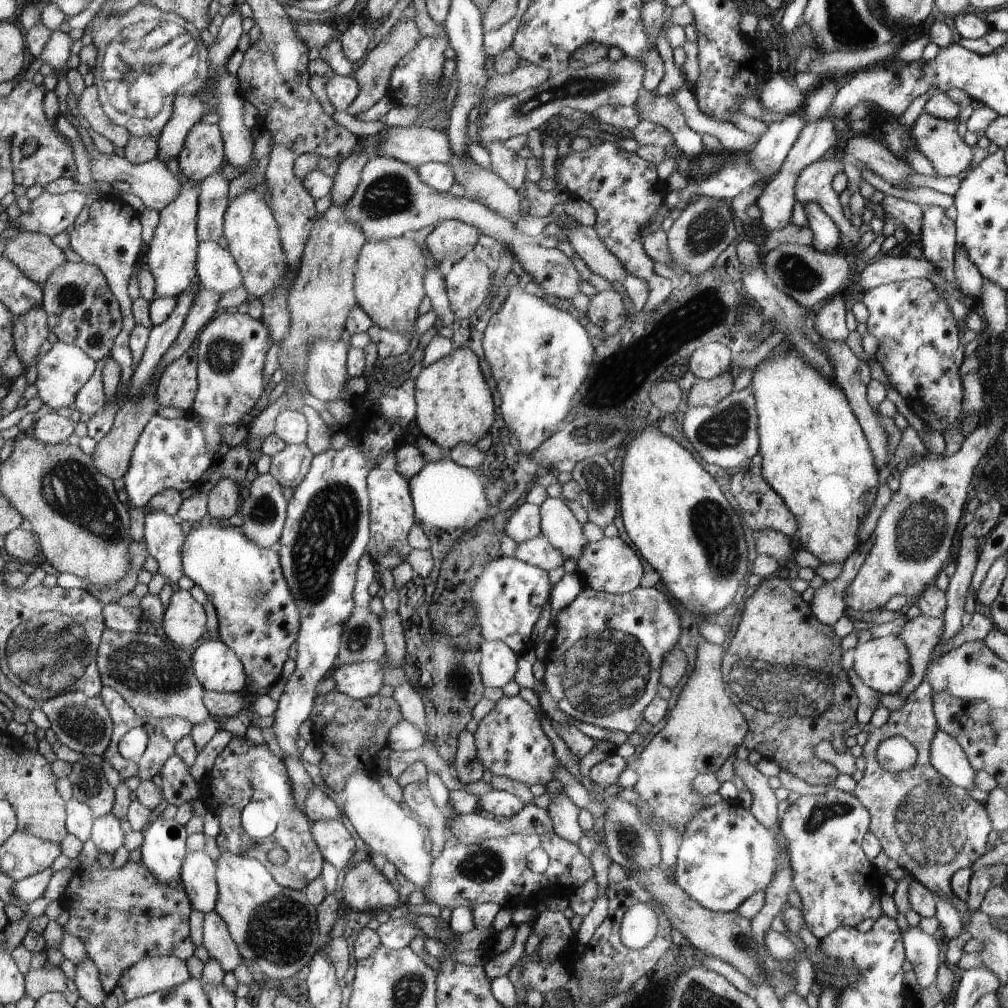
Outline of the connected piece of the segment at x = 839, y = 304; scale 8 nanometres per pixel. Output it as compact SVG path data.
M841 296L824 299L815 313L814 329L824 339L845 341L849 336L846 327L846 304Z

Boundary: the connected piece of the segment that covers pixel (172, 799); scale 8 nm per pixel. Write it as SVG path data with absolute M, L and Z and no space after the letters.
M176 754L164 763L159 772L162 778L162 796L170 805L182 806L200 798L200 784L190 774L189 766Z

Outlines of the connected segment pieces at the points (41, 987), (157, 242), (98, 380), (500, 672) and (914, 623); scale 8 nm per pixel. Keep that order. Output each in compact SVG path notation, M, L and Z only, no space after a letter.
M45 966L37 970L30 969L25 974L25 994L35 1002L46 993L60 993L74 1006L80 998L73 980L66 978L59 966L46 970Z
M200 183L182 185L178 198L159 211L159 223L156 225L154 236L149 240L145 263L155 280L154 298L177 298L196 279L197 249L200 242L197 238L197 217L200 210Z
M105 357L99 360L100 364L98 364L96 372L94 372L90 380L81 388L73 402L73 408L80 411L81 414L89 414L91 417L107 405L101 373L107 358Z
M483 641L477 650L479 673L484 686L503 688L516 676L519 655L508 644Z
M919 615L908 620L899 638L904 642L909 652L911 675L907 683L898 692L904 697L910 694L923 680L928 663L933 656L933 649L941 642L945 629L944 617L929 617Z

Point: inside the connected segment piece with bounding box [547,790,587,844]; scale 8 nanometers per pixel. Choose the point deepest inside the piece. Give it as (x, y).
(564, 813)

